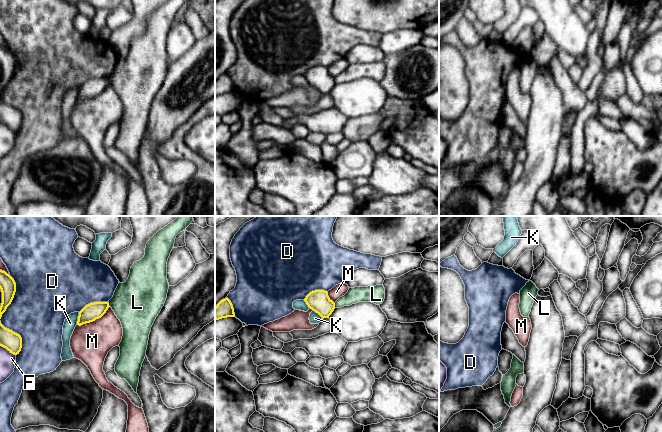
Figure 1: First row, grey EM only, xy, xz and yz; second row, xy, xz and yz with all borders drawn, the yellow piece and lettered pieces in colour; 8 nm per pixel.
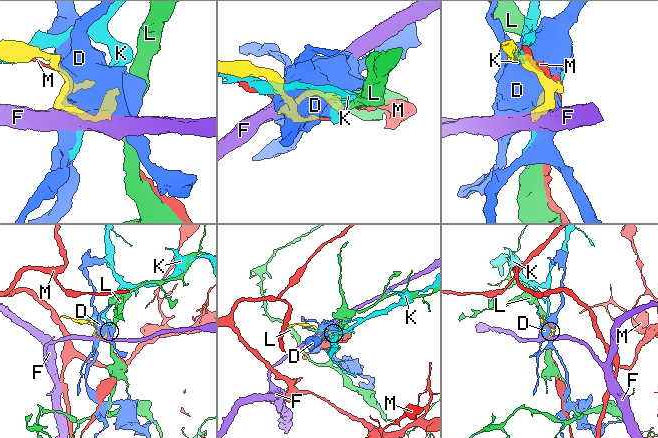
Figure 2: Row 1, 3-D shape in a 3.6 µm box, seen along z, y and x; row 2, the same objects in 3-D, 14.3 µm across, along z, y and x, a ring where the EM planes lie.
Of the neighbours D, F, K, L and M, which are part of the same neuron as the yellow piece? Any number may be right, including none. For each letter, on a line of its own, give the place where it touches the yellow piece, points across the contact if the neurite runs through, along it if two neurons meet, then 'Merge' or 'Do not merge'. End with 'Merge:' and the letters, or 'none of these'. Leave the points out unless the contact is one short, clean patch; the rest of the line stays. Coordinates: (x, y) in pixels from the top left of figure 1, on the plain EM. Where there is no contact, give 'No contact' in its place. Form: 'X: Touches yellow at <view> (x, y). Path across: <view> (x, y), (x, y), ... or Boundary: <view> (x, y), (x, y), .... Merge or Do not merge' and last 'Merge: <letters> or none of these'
D: Touches yellow at xy (0, 94). Do not merge
F: Touches yellow at xy (8, 126). Do not merge
K: Touches yellow at xy (78, 94). Do not merge
L: Touches yellow at xy (108, 80). Boundary: xy (107, 78), (110, 82). Do not merge
M: Touches yellow at xy (94, 96). Do not merge
Merge: none of these

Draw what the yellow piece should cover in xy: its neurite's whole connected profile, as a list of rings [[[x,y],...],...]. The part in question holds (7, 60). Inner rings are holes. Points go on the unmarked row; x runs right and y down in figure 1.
[[[0,46],[0,65],[2,68],[2,79],[0,82],[0,95],[1,95],[2,90],[11,80],[16,68],[16,59],[14,55],[5,47],[2,46]]]

